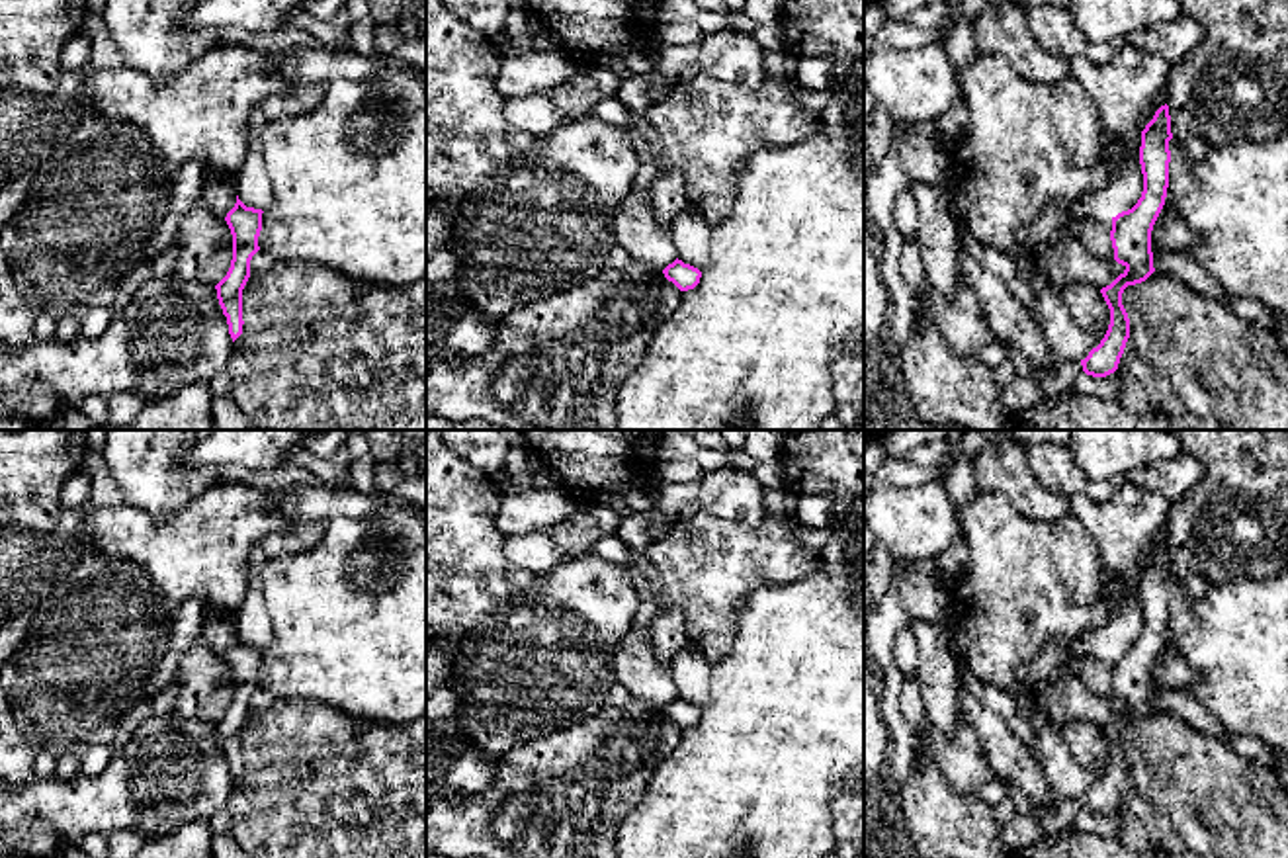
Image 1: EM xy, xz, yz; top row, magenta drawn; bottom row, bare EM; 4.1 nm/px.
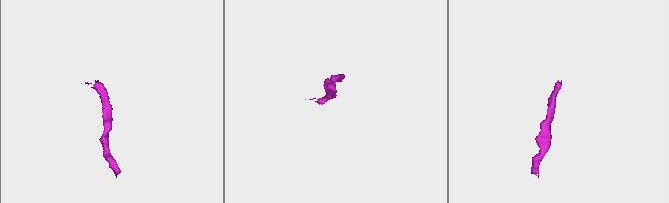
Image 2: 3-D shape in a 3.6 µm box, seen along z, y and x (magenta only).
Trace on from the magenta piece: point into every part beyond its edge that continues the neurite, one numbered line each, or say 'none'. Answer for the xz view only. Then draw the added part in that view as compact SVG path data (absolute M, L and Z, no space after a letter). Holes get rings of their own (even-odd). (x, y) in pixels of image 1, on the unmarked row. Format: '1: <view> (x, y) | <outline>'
none

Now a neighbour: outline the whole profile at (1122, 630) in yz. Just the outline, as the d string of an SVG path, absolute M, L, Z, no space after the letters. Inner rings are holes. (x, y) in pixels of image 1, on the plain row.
M1114 582L1112 590L1118 594L1118 612L1104 625L1081 635L1083 645L1091 651L1118 653L1132 647L1141 635L1143 612L1139 594L1130 594L1122 582Z

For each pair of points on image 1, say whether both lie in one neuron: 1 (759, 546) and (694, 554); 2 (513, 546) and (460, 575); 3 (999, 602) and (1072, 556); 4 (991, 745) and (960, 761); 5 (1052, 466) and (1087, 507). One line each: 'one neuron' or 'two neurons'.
1: one neuron
2: two neurons
3: one neuron
4: two neurons
5: two neurons

